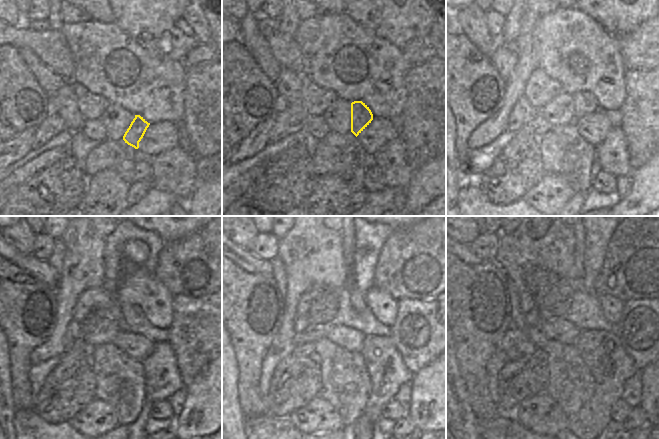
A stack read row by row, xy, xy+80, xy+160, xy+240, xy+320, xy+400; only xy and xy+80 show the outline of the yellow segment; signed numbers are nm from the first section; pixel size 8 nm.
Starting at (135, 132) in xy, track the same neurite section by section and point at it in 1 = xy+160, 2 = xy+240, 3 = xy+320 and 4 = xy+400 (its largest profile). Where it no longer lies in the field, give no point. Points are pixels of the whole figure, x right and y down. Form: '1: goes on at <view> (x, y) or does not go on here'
1: goes on at xy+160 (585, 102)
2: goes on at xy+240 (133, 316)
3: goes on at xy+320 (358, 302)
4: goes on at xy+400 (579, 236)

